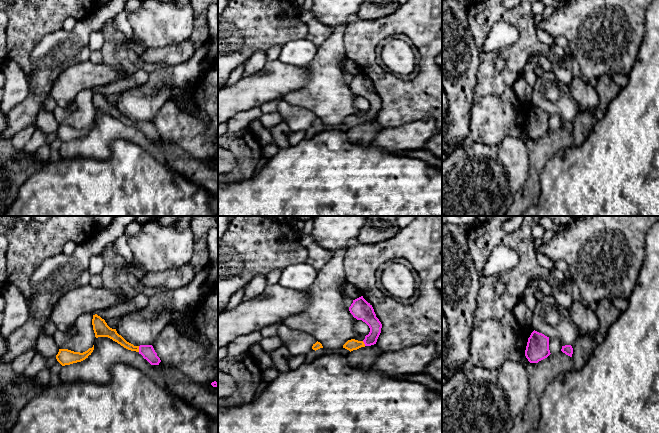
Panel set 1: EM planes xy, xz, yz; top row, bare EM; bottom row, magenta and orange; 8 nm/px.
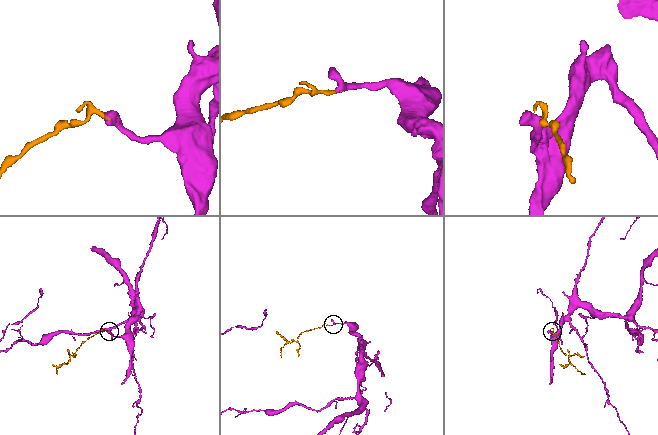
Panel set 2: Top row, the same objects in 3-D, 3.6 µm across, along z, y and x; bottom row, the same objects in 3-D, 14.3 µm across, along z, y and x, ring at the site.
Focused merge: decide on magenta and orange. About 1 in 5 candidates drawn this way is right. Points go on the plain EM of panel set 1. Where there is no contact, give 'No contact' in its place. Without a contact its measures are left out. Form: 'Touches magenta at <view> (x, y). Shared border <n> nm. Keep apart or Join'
Touches magenta at xy (139, 125). Shared border 50 nm. Join

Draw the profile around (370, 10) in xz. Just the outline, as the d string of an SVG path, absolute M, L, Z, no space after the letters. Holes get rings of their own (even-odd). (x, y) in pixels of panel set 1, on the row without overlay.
M364 0L356 14L363 21L374 21L394 13L400 4L397 0Z

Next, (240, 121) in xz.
M259 107L238 112L226 122L228 127L227 132L238 133L242 130L248 129L249 125L254 120L258 120L262 114L263 113Z

